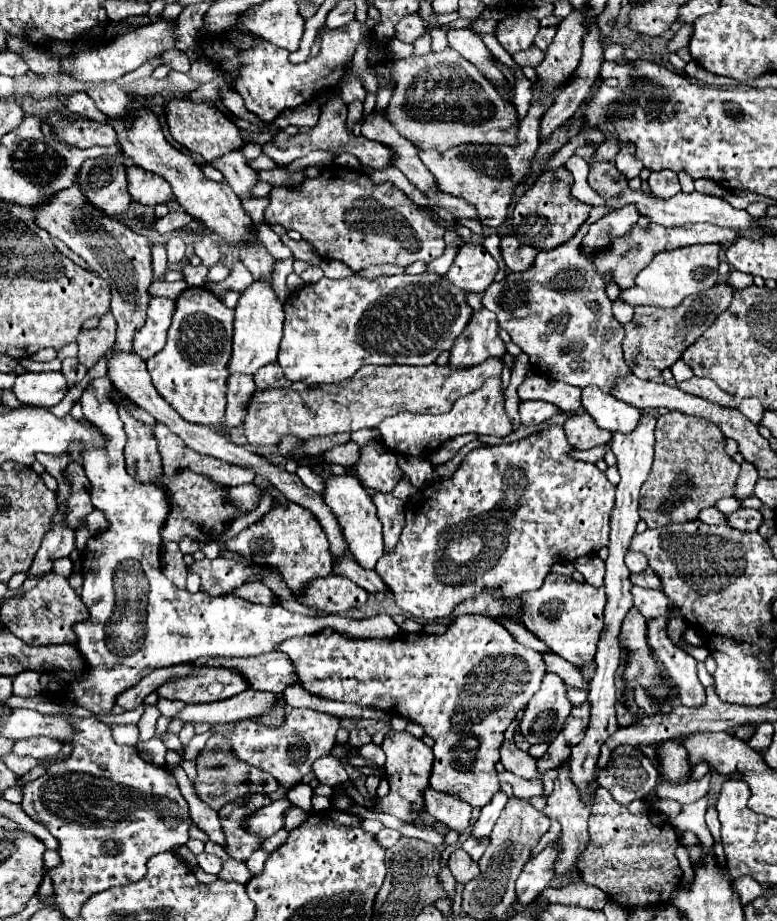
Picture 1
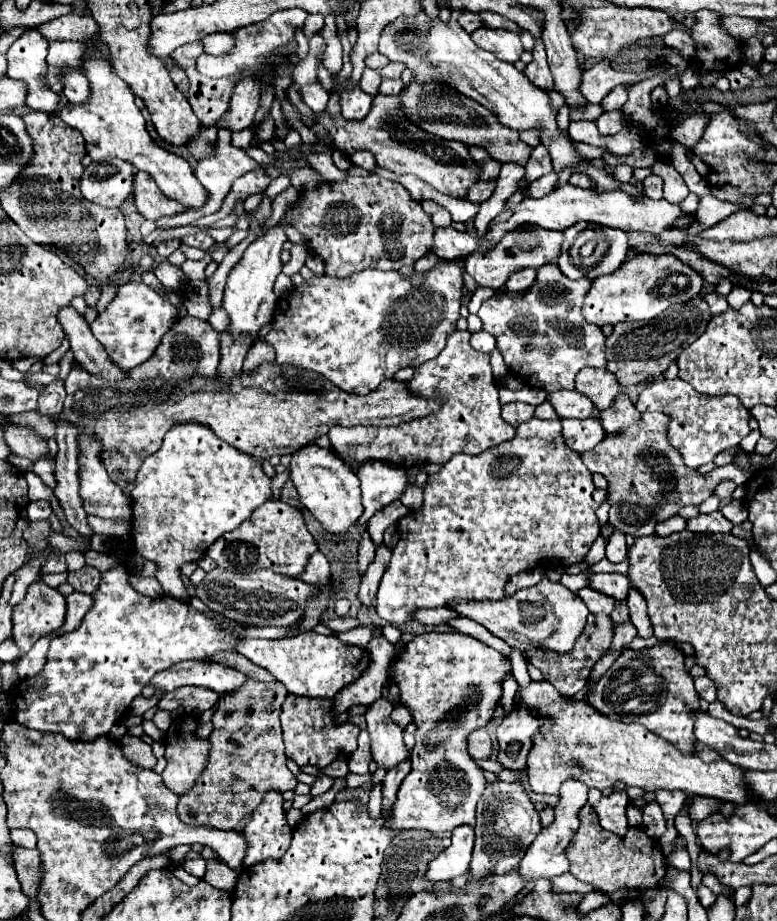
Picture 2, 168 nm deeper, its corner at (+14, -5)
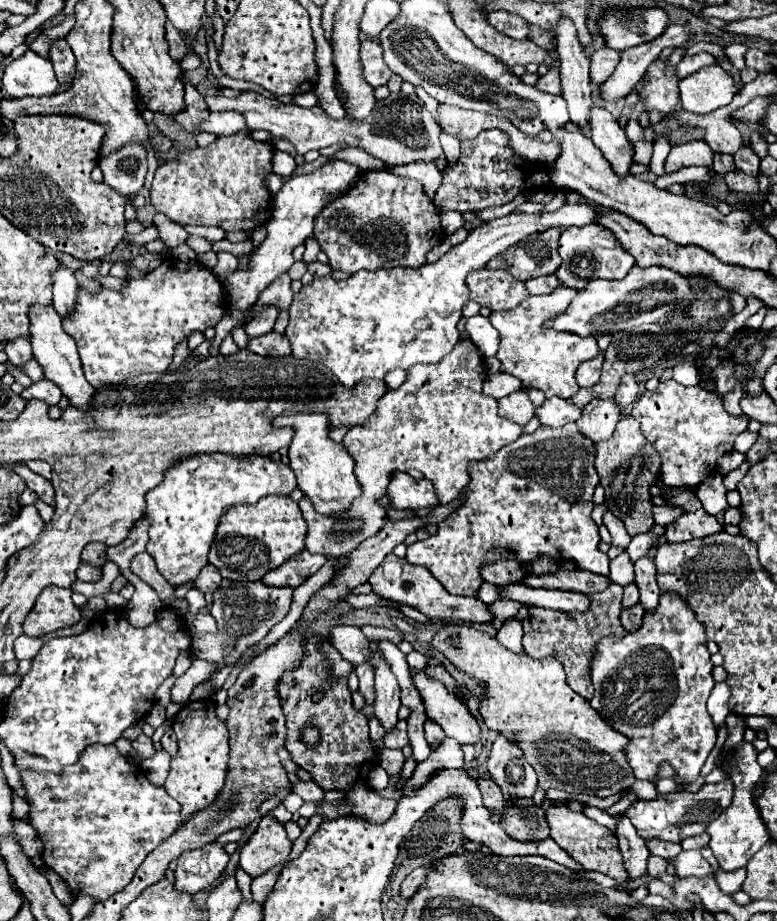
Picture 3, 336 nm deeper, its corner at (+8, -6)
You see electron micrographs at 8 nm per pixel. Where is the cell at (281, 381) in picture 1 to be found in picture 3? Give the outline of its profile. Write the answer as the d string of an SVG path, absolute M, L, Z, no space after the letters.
M271 330L255 340L249 340L247 348L259 356L287 356L287 354L291 354L291 344L289 344L287 336L279 334L275 330Z

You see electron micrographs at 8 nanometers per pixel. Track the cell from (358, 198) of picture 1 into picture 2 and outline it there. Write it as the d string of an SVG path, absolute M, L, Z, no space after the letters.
M377 175L347 177L339 183L323 183L315 189L305 189L301 191L301 199L295 203L295 207L287 209L285 219L299 233L303 233L309 251L325 261L325 275L331 277L349 277L367 267L389 271L403 265L413 265L419 257L431 251L435 233L431 217L421 209L419 201L415 201L401 183L387 181Z

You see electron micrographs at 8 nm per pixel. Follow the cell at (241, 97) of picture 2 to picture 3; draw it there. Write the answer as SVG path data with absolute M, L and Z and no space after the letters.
M215 112L207 118L207 122L201 124L201 132L211 132L211 134L233 134L237 130L245 130L249 132L249 128L245 128L245 120L241 118L241 114L237 112Z

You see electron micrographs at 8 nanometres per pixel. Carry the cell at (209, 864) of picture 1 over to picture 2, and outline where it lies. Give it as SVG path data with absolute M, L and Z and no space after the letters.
M195 859L195 861L185 861L183 869L191 875L195 875L197 879L203 879L205 875L205 859Z

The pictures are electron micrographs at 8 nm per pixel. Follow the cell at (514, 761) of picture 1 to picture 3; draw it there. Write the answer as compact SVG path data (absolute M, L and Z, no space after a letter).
M411 672L413 684L423 698L427 716L437 722L449 738L455 738L459 744L475 744L481 740L481 730L477 720L471 716L467 706L447 692L439 680L431 680L431 676L421 672Z

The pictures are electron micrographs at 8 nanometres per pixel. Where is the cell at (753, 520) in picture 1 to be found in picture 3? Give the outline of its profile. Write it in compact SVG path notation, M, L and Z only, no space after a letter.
M703 508L697 512L681 514L675 522L665 526L665 542L689 542L693 538L705 538L709 534L721 532L723 526L717 522L715 516L707 514Z

